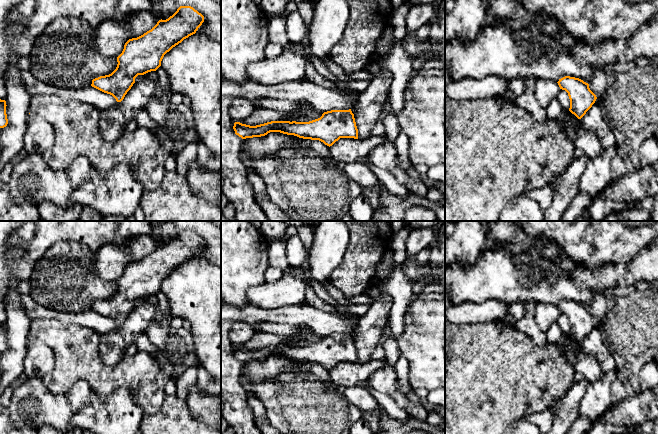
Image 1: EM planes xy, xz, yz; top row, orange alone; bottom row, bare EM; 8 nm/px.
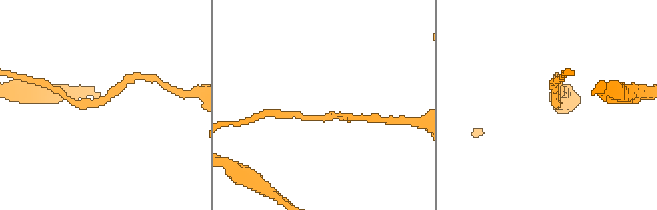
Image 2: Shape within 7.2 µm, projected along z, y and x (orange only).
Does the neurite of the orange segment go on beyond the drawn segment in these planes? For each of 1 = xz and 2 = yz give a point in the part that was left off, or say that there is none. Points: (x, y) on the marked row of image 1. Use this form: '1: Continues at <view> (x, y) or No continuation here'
1: No continuation here
2: No continuation here

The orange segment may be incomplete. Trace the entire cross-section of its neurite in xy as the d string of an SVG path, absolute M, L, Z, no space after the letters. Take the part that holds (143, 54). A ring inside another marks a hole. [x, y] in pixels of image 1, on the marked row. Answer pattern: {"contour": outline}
{"contour": "M180 6L168 19L159 20L151 30L137 38L129 39L122 53L117 57L116 69L109 75L93 79L91 86L112 95L117 102L121 102L138 75L156 71L161 66L164 55L184 39L195 34L203 22L204 16L193 7Z"}

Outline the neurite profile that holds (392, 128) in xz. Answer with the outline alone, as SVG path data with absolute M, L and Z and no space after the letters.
M391 113L386 116L383 116L383 122L384 122L385 136L387 140L394 143L398 135L402 131L396 115Z

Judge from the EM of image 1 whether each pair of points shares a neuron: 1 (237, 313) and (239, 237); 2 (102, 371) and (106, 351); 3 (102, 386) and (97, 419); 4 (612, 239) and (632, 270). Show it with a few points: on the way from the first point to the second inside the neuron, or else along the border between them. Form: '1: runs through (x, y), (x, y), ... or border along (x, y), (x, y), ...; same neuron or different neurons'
1: border along (231, 304), (237, 307), (248, 305); different neurons
2: border along (99, 340), (99, 357), (107, 365), (125, 356); different neurons
3: border along (121, 387), (103, 398), (93, 392); different neurons
4: border along (644, 247), (626, 264), (604, 264); different neurons

